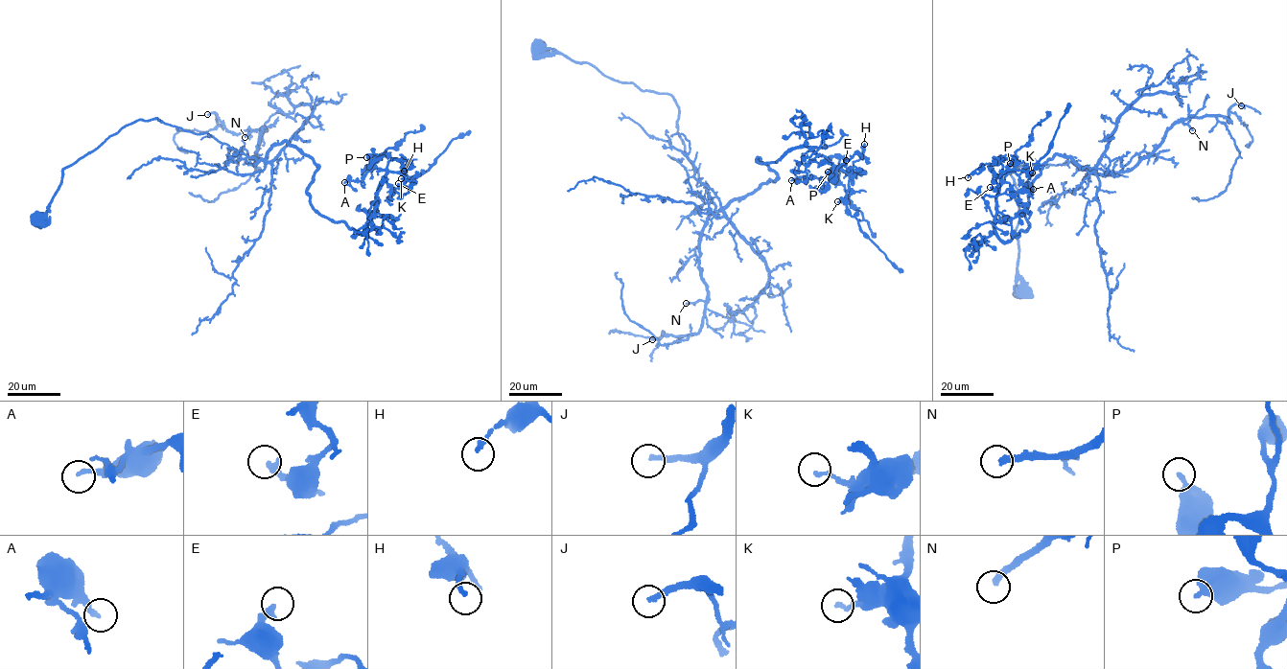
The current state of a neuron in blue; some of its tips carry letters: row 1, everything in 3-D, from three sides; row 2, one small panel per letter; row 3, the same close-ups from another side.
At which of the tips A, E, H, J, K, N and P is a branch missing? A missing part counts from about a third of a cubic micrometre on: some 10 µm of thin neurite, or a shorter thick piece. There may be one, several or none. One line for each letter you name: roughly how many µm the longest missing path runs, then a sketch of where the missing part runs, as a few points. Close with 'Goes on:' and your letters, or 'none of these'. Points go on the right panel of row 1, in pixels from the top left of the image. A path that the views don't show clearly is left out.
J: about 30 µm are missing
N: about 25 µm are missing; missing branch runs (1192, 130), (1200, 136), (1211, 137), (1218, 130), (1220, 120), (1224, 122)
Goes on: J, N

